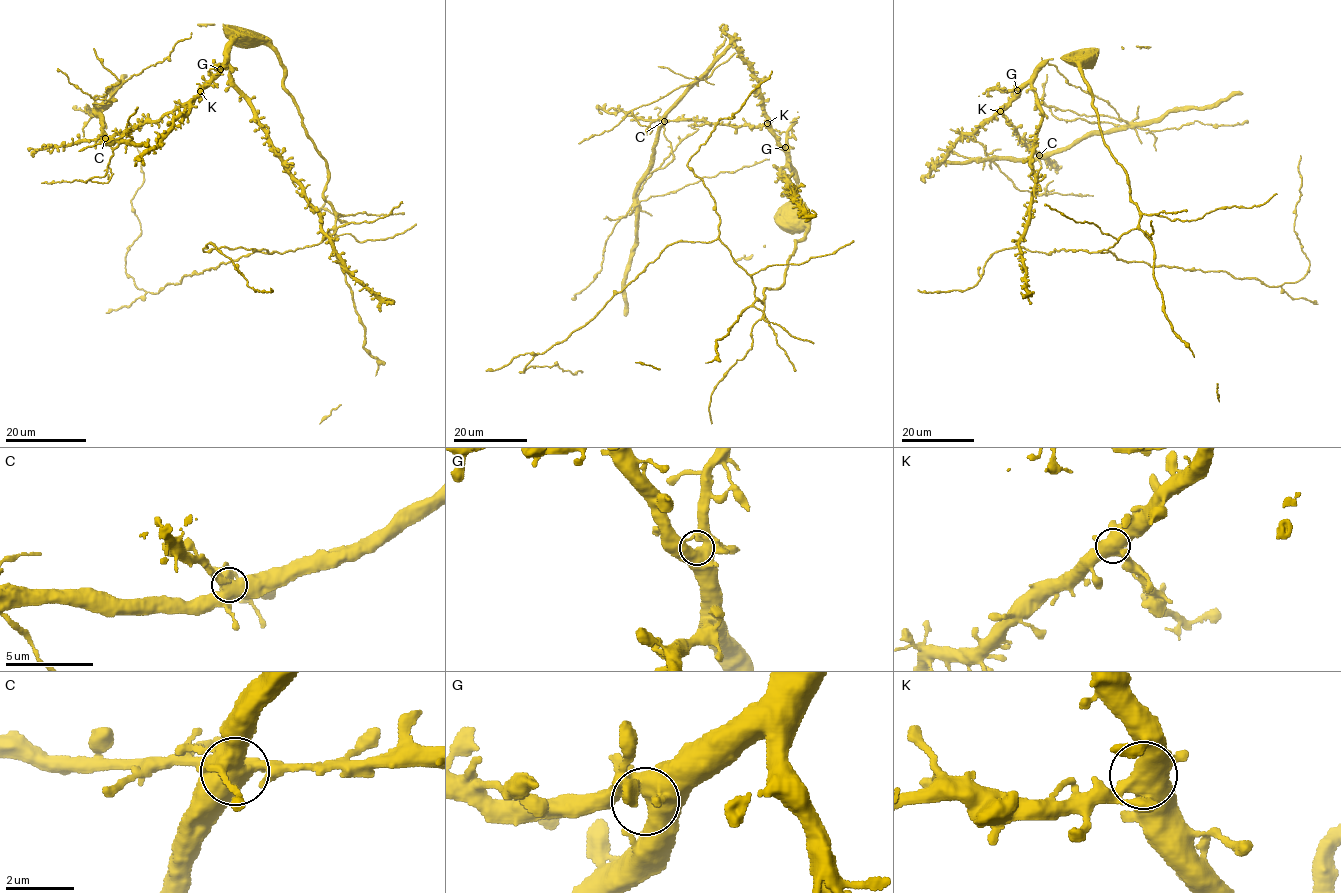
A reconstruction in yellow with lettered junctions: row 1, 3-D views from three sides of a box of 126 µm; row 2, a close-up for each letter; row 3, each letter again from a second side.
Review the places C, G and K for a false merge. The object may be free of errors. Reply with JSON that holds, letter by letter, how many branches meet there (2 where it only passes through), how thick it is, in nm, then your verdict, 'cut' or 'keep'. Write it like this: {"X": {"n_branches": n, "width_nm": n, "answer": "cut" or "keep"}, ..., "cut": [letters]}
{"C": {"n_branches": 7, "width_nm": 650, "answer": "cut"}, "G": {"n_branches": 5, "width_nm": 500, "answer": "keep"}, "K": {"n_branches": 5, "width_nm": 500, "answer": "keep"}, "cut": ["C"]}

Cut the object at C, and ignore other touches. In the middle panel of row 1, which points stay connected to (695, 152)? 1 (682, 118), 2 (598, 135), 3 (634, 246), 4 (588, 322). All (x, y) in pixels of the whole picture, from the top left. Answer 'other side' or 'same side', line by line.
1: same side
2: other side
3: other side
4: same side

